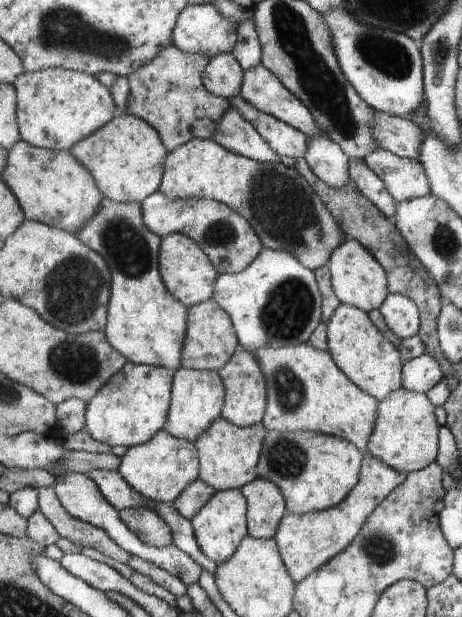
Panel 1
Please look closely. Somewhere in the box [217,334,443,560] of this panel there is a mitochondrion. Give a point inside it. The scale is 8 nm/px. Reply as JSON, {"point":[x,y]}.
{"point":[288,388]}

